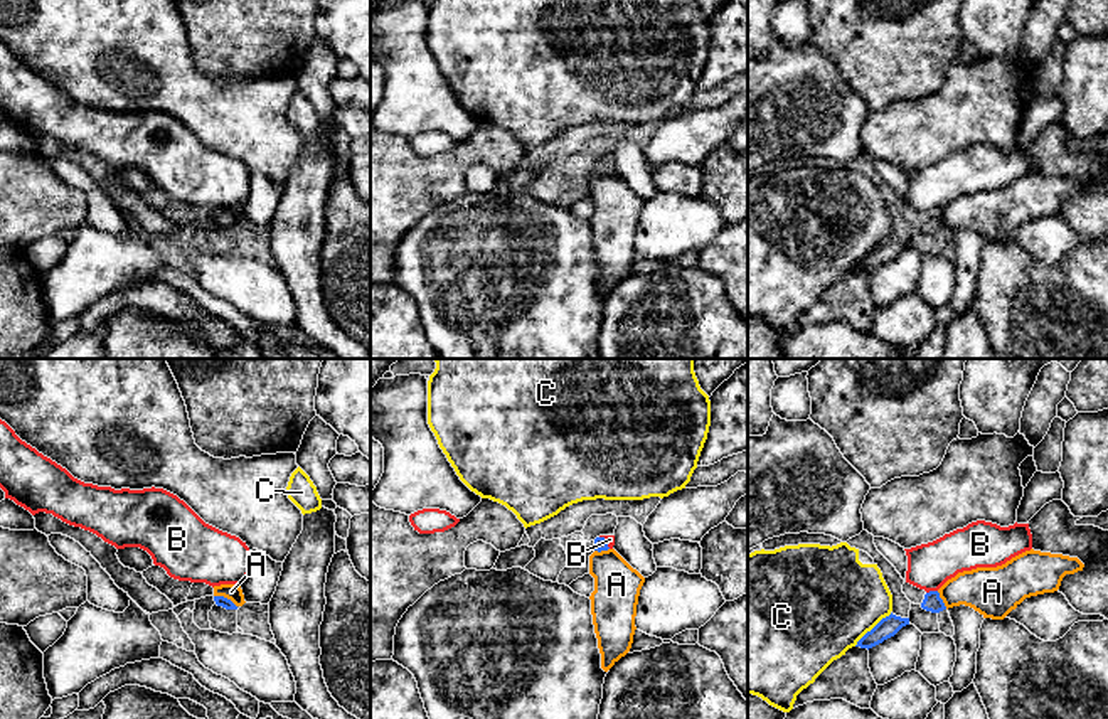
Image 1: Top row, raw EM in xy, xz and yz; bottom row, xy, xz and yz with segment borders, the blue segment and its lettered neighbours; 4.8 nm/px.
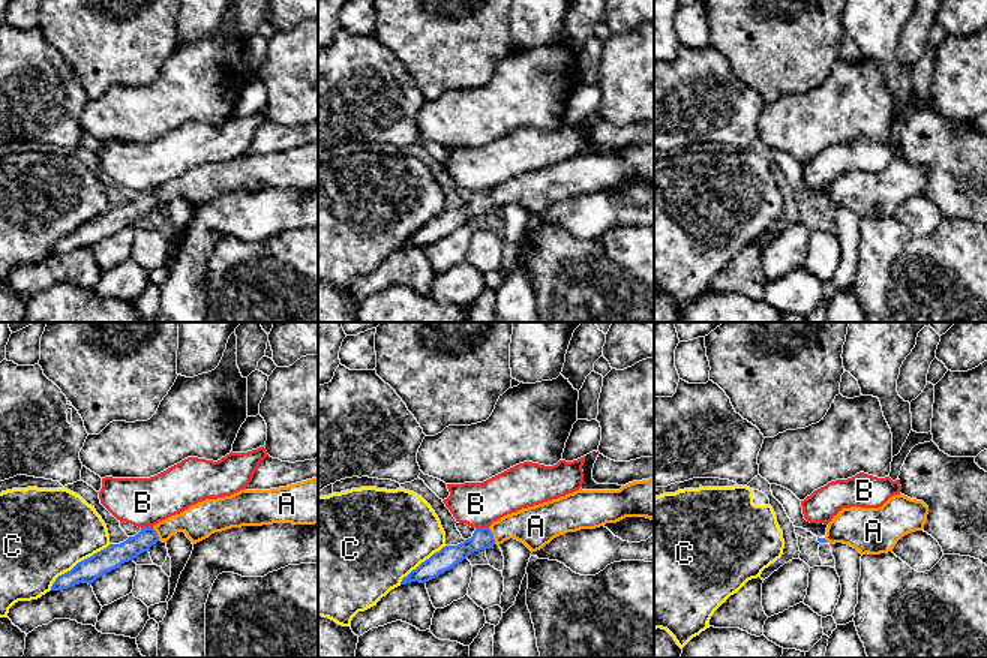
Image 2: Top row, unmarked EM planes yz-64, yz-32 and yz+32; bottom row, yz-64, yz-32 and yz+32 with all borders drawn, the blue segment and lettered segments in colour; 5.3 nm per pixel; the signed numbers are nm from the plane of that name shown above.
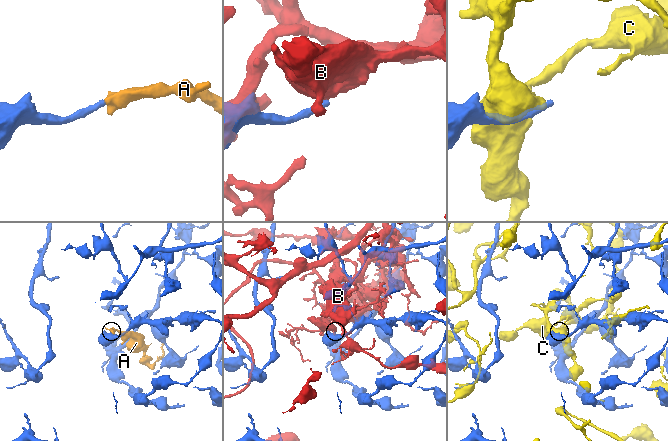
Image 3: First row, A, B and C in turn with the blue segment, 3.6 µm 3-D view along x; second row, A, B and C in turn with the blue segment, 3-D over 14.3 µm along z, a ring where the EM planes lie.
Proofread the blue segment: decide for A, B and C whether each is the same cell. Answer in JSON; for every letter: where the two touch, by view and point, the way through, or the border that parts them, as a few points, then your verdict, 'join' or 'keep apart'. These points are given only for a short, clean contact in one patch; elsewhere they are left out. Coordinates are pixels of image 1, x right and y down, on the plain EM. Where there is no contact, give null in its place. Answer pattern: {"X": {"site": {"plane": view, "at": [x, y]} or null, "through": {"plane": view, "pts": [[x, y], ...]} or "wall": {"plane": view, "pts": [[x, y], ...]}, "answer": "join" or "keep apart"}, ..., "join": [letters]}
{"A": {"site": {"plane": "xy", "at": [226, 221]}, "through": {"plane": "xy", "pts": [[223, 224], [226, 221], [231, 214]]}, "answer": "join"}, "B": {"site": {"plane": "yz", "at": [932, 214]}, "answer": "keep apart"}, "C": {"site": {"plane": "yz", "at": [874, 250]}, "answer": "keep apart"}, "join": ["A"]}

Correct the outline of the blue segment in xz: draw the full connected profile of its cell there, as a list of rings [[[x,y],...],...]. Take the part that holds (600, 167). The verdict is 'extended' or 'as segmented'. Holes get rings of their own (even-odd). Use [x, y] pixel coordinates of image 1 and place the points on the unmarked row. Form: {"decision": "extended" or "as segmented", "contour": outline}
{"decision": "extended", "contour": [[[605,160],[594,162],[589,197],[594,200],[594,214],[589,219],[593,248],[601,291],[608,295],[631,271],[637,227],[645,200],[610,172]]]}

